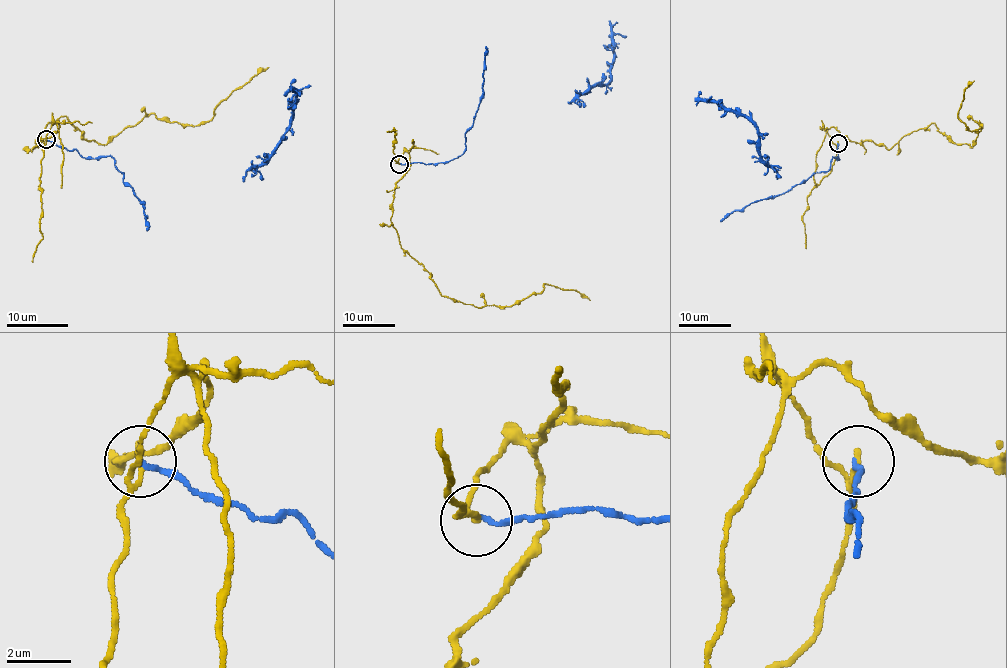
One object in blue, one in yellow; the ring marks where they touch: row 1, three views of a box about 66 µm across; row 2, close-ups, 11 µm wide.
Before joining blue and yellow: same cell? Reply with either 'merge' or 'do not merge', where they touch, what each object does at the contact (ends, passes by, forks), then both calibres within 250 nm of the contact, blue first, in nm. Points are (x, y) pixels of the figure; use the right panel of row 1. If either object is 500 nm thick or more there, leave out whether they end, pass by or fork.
do not merge; at (838, 143); blue ends there; yellow passes by; 140 nm thick on the blue side, 130 nm on the other

